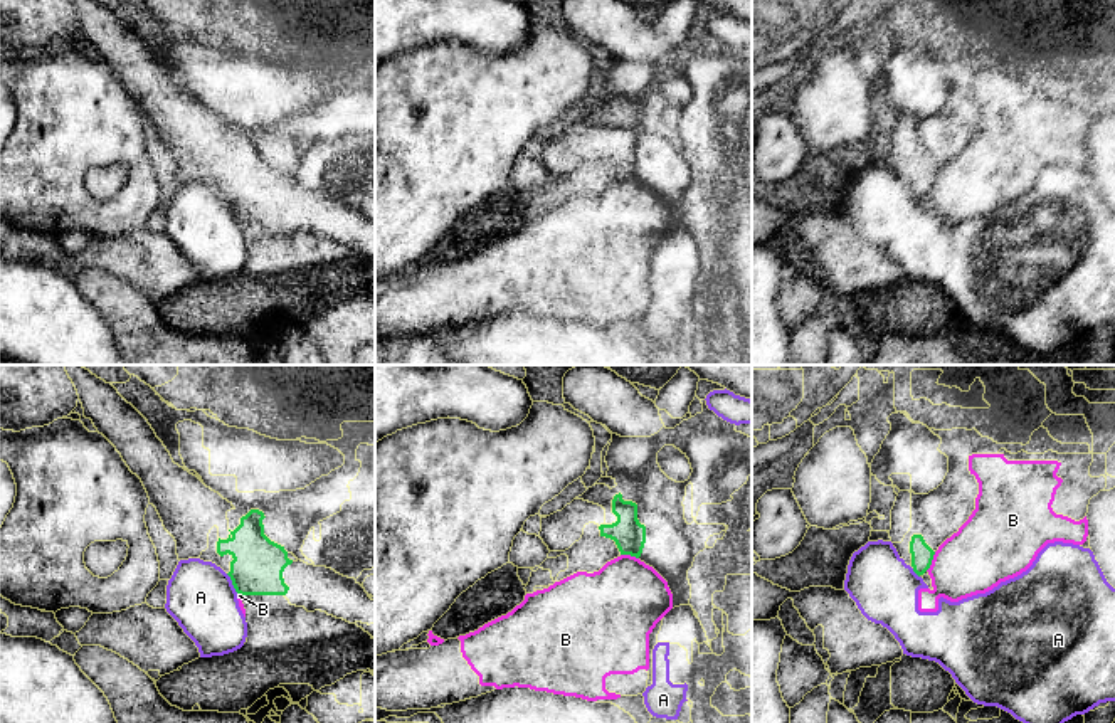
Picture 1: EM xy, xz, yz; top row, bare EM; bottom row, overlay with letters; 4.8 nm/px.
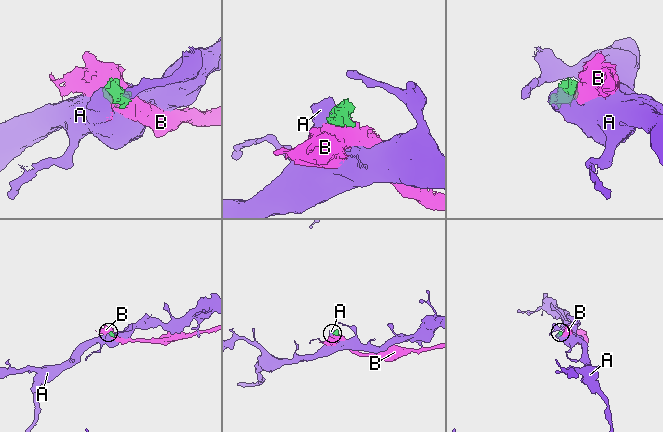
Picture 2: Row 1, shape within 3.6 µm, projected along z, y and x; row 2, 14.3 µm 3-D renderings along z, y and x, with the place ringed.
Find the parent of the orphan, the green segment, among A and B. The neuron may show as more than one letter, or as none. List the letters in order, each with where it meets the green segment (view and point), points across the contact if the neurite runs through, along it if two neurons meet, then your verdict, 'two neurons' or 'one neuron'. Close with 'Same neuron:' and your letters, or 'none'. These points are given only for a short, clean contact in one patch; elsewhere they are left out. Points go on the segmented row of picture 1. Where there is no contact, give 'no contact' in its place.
A: xy (232, 584) | along xy (226, 574), (237, 592) | two neurons
B: yz (930, 562) | two neurons
Same neuron: none

